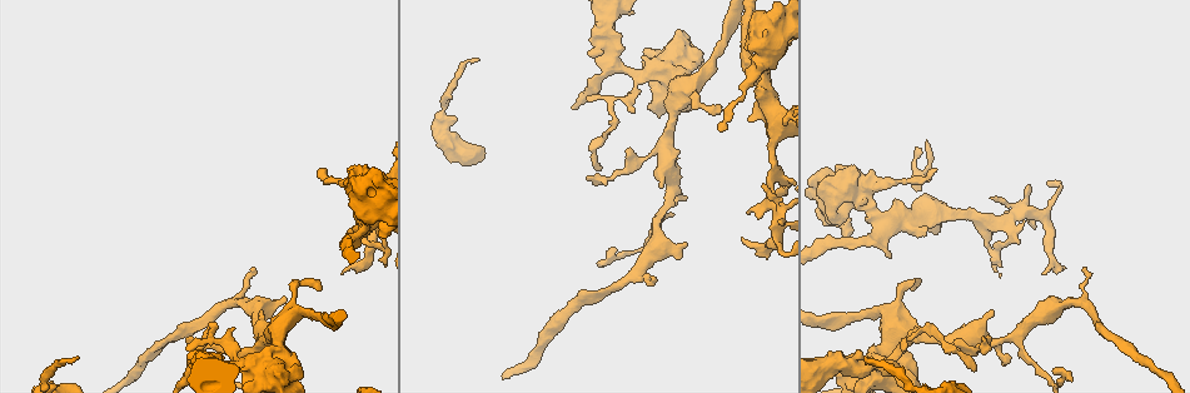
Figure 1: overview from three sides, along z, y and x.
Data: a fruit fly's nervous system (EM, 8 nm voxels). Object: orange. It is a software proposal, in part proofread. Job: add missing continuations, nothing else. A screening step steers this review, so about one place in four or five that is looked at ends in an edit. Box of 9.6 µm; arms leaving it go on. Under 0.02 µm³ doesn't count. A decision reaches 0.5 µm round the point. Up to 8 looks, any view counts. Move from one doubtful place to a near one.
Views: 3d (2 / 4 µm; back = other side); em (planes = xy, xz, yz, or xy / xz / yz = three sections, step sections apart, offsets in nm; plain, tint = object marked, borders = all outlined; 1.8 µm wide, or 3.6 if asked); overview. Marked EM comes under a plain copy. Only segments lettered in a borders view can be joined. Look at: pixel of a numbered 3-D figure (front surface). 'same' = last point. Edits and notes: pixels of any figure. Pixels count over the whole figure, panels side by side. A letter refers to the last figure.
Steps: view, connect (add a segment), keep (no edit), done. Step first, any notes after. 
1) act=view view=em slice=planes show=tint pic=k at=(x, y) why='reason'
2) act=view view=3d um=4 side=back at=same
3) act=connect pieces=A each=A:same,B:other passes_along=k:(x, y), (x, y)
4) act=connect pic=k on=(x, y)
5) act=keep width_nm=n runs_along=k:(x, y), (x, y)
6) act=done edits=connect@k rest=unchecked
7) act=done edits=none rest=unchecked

act=view view=em um=3.6 slice=xz step=16 show=tint pic=1 at=(77, 356) why='thin end'

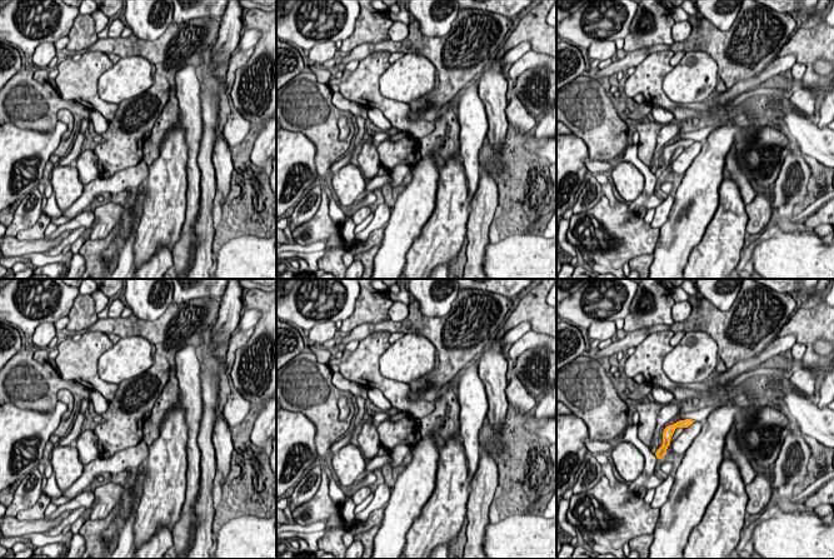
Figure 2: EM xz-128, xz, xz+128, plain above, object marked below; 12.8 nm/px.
act=view view=em um=3.6 slice=planes show=borders at=same why='cut it another way'

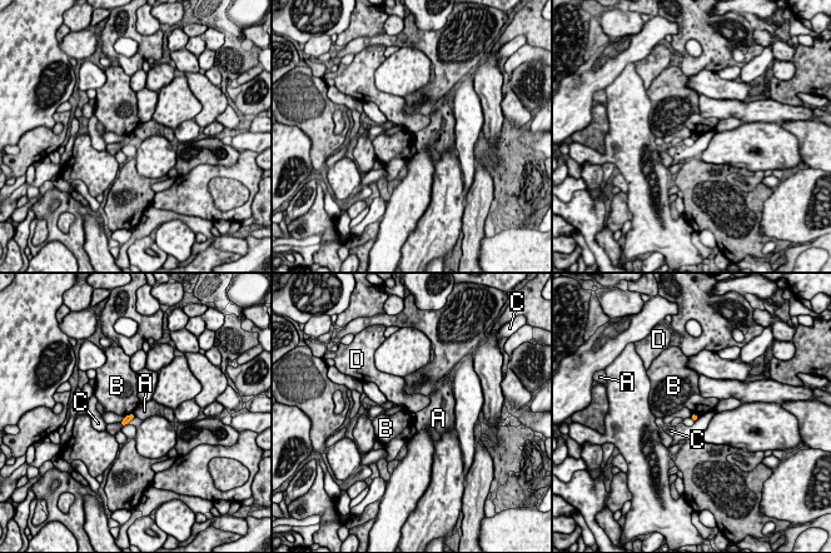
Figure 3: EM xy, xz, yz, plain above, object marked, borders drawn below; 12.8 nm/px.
act=keep each=A:other,B:other,C:other,D:other border=3:(132, 413), (125, 416) found='no lettered segment goes on from it'

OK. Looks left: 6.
act=view view=3d um=4 pic=1 at=(989, 198) why='free end'

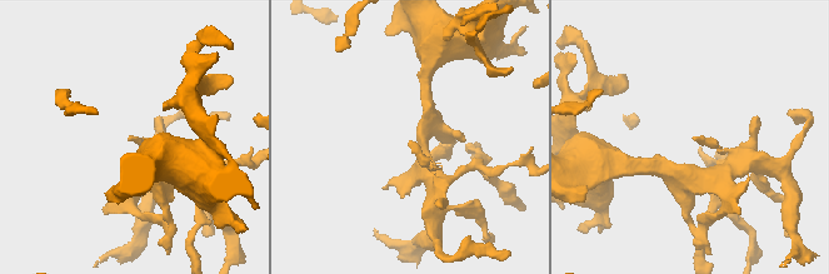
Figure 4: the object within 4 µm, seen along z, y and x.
act=view view=em slice=planes show=borders pic=4 at=(694, 136)

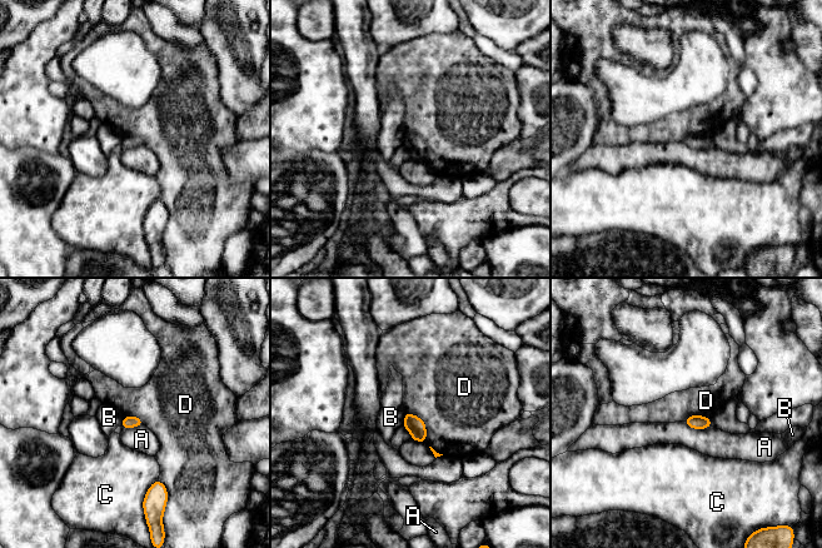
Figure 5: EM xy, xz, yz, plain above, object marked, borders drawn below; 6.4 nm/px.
act=keep each=A:other,B:other,C:other,D:other border=5:(405, 412), (423, 421), (424, 442) found='none of them fits'

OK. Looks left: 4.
act=view view=em um=3.6 slice=planes show=tint pic=1 at=(764, 55) why='sudden change in width'

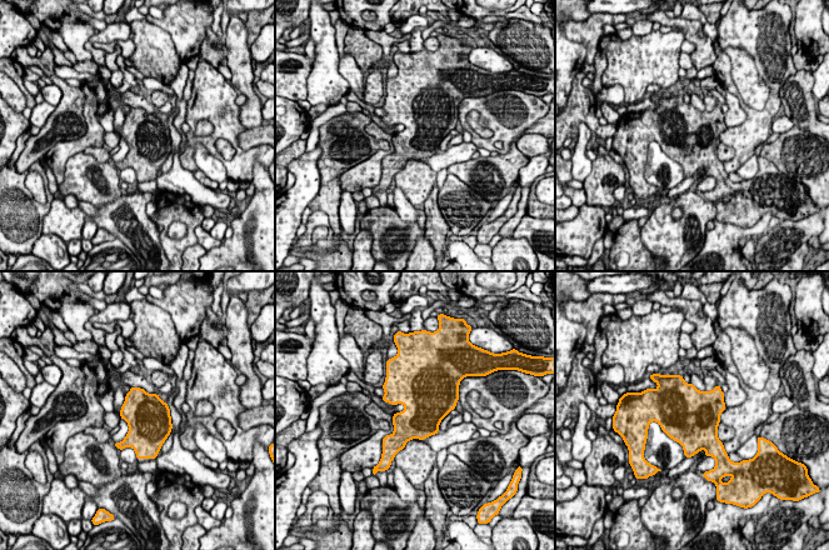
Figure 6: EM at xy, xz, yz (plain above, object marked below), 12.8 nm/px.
act=view view=em um=3.6 slice=planes show=borders at=same why='see the neighbours'

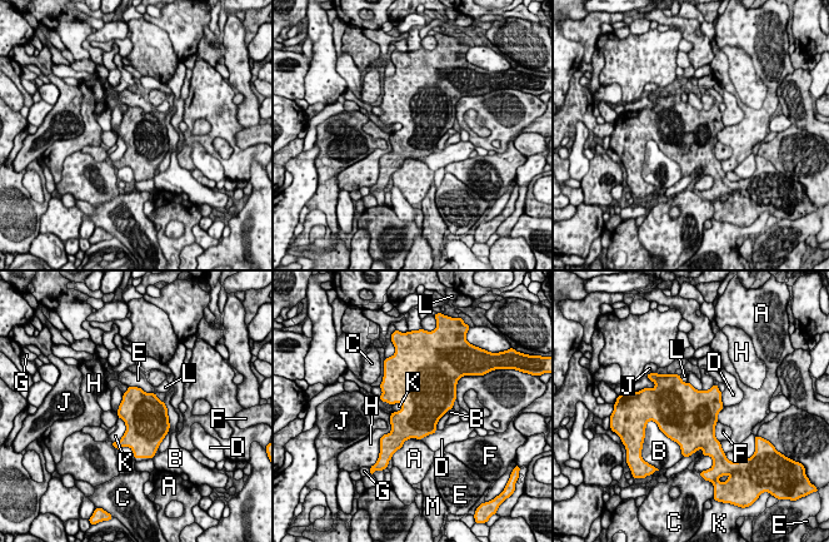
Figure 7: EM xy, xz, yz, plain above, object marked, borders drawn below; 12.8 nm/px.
act=keep each=A:other,B:other,C:other,D:other,E:other,F:other,G:other,H:other,J:other,K:other,L:other,M:other border=7:(119, 417), (125, 432), (111, 442) found='none of them fits'

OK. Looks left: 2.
act=done edits=none rest=unchecked

